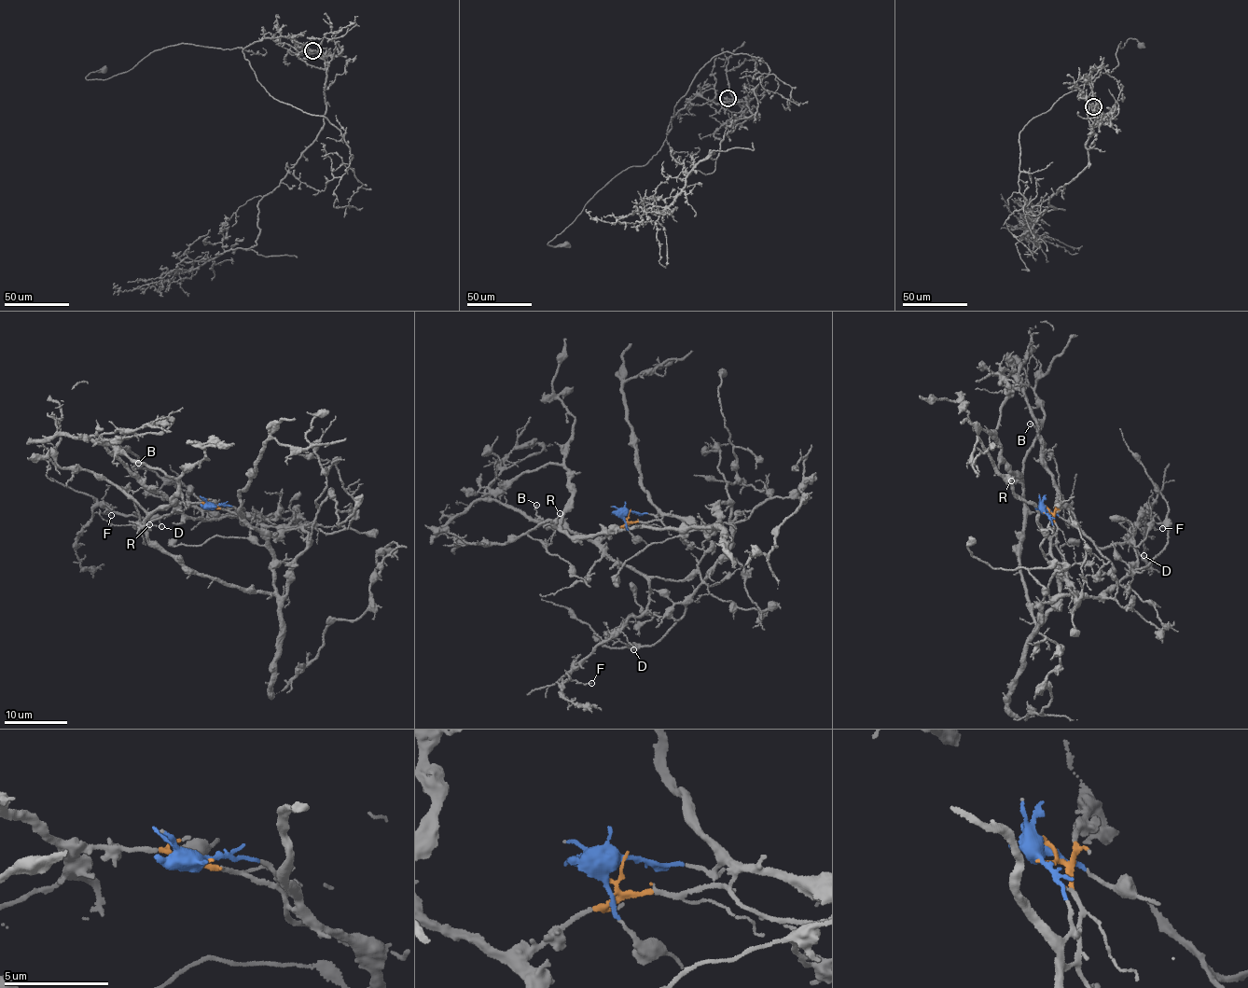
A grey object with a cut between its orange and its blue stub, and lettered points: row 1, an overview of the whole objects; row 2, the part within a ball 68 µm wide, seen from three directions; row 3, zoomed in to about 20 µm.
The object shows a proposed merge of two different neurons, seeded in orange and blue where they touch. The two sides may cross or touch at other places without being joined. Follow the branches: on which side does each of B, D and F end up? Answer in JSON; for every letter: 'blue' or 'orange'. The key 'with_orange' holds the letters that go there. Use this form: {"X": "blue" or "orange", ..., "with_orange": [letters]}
{"B": "orange", "D": "orange", "F": "orange", "with_orange": ["B", "D", "F"]}

